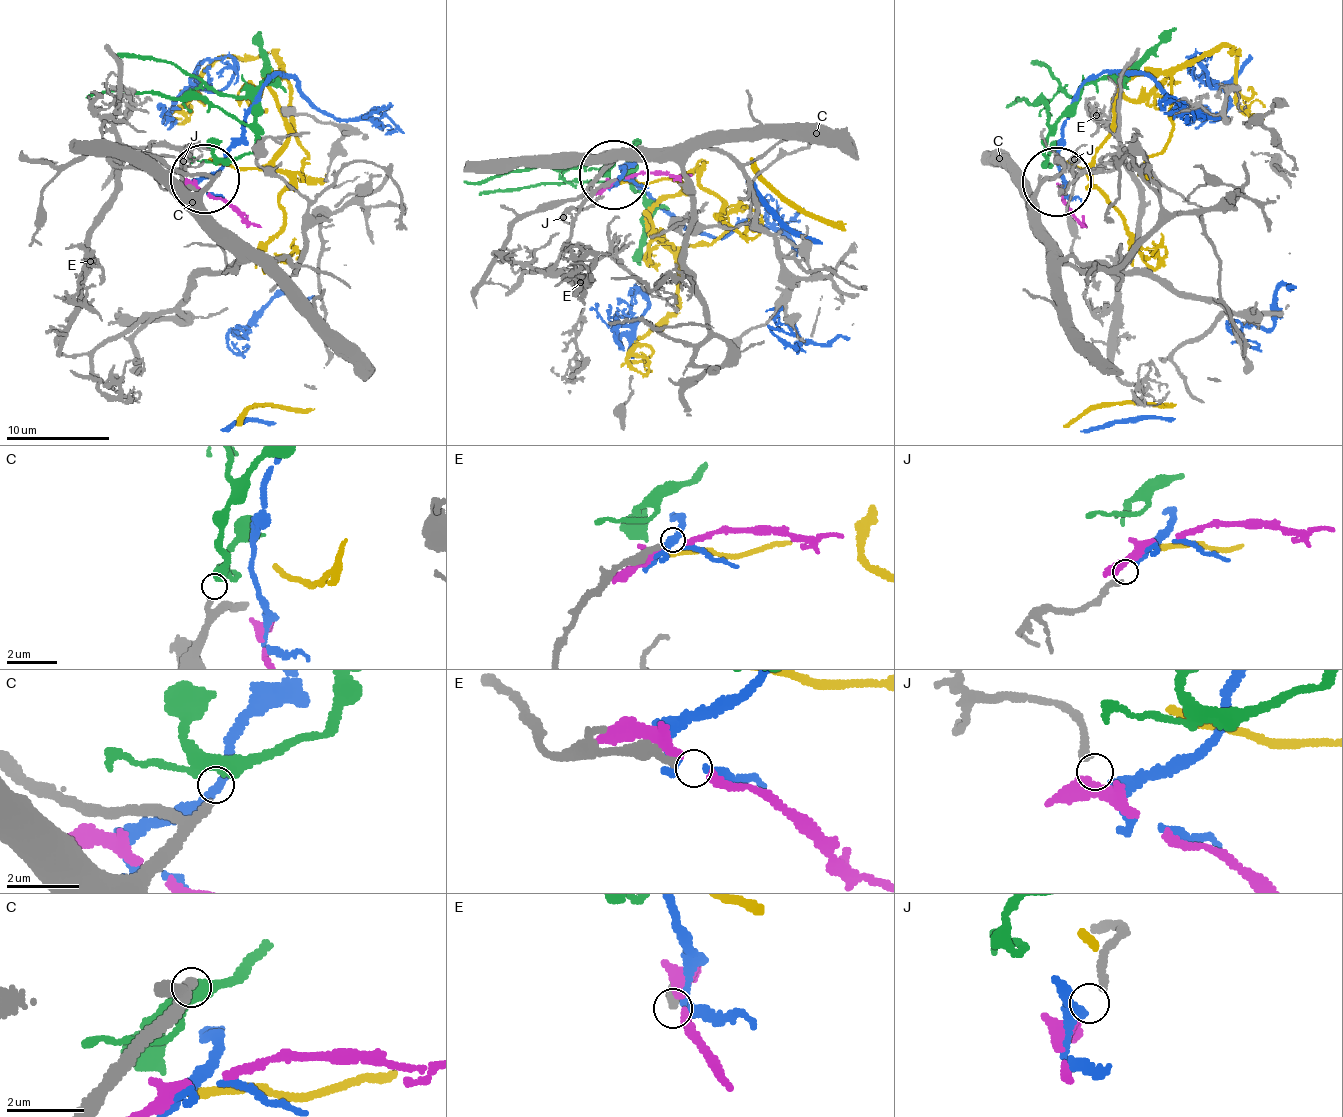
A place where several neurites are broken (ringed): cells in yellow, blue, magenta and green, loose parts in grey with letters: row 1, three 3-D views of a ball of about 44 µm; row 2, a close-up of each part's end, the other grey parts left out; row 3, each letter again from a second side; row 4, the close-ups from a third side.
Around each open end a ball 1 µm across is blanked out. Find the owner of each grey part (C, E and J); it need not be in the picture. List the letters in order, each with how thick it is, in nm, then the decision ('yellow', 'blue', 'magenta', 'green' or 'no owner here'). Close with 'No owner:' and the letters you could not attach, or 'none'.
C: calibre 160 nm; green
E: calibre 240 nm; no owner here
J: calibre 200 nm; blue
No owner: E

